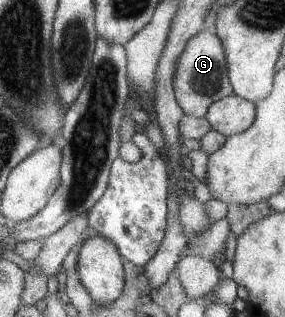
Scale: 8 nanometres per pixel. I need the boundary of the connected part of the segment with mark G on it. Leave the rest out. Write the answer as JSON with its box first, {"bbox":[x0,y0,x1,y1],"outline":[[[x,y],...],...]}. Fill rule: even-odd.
{"bbox":[172,30,232,117],"outline":[[[200,30],[188,38],[182,54],[176,60],[172,76],[172,92],[184,115],[204,117],[207,108],[217,100],[232,93],[222,43],[216,34]]]}

